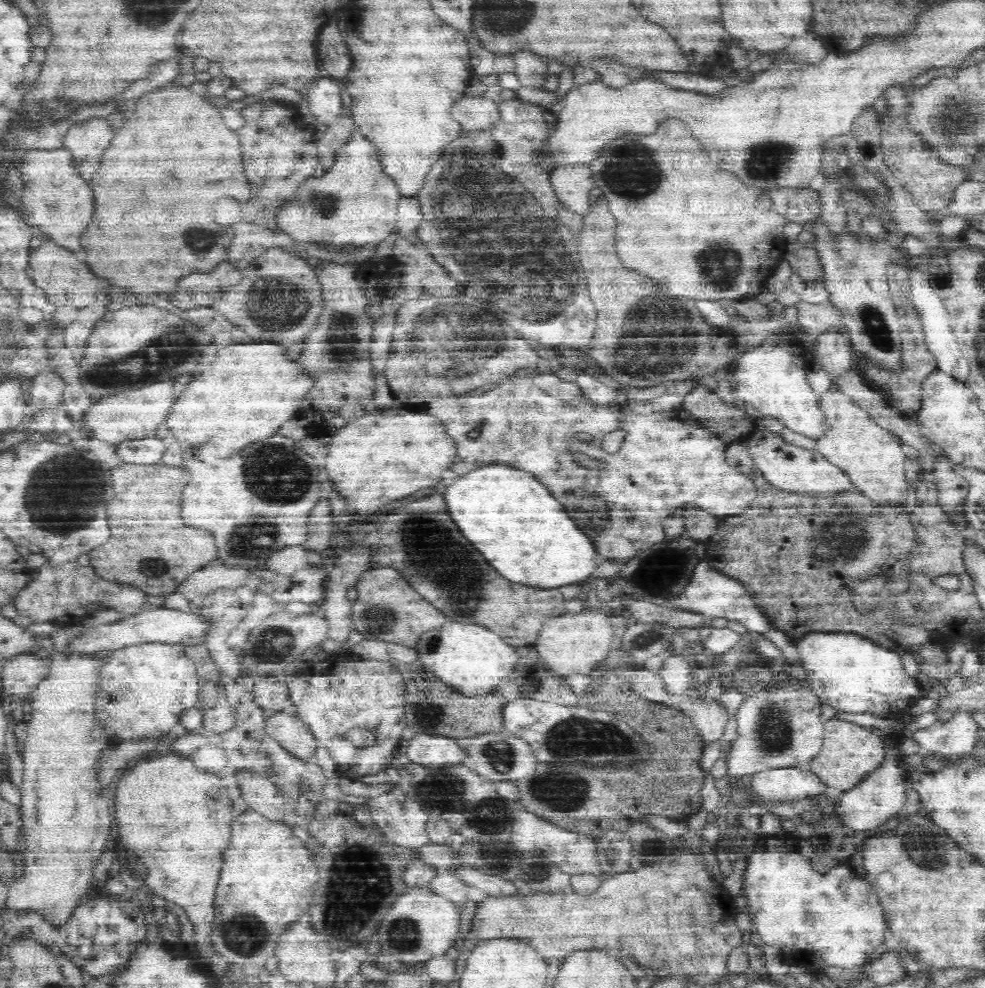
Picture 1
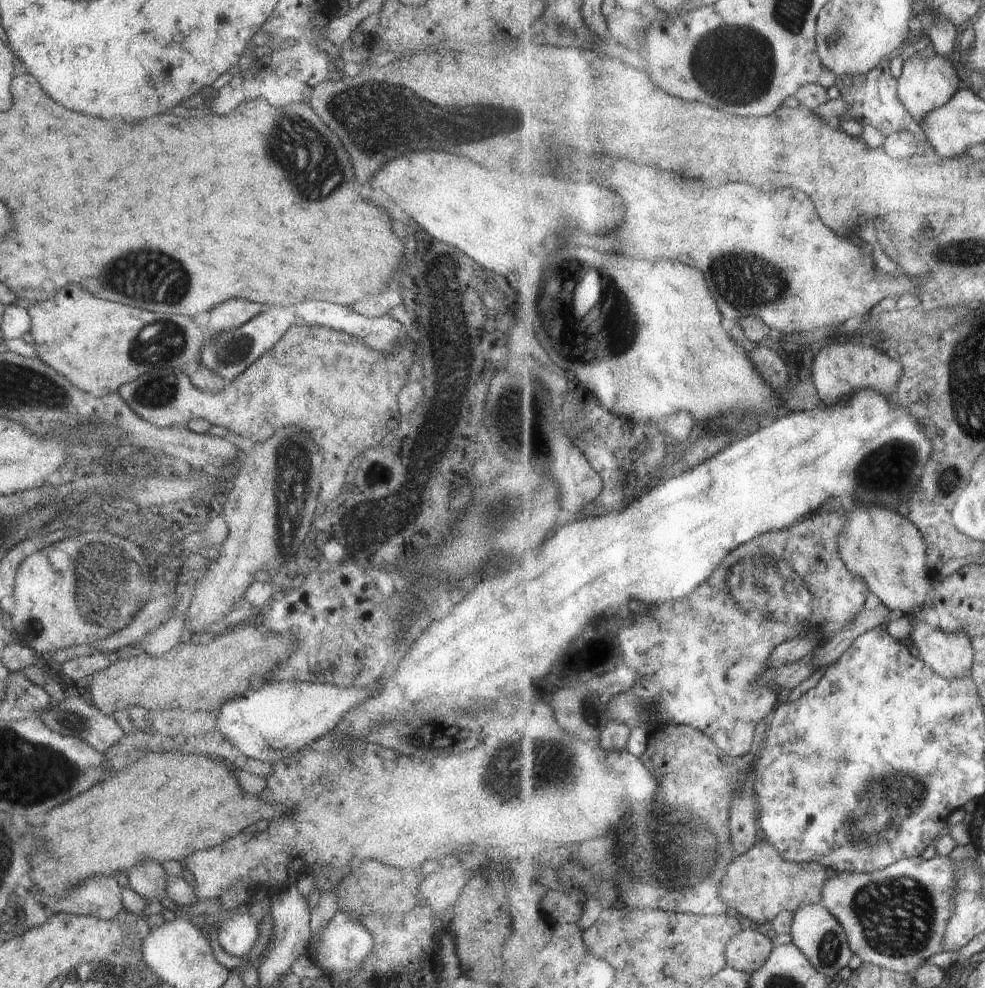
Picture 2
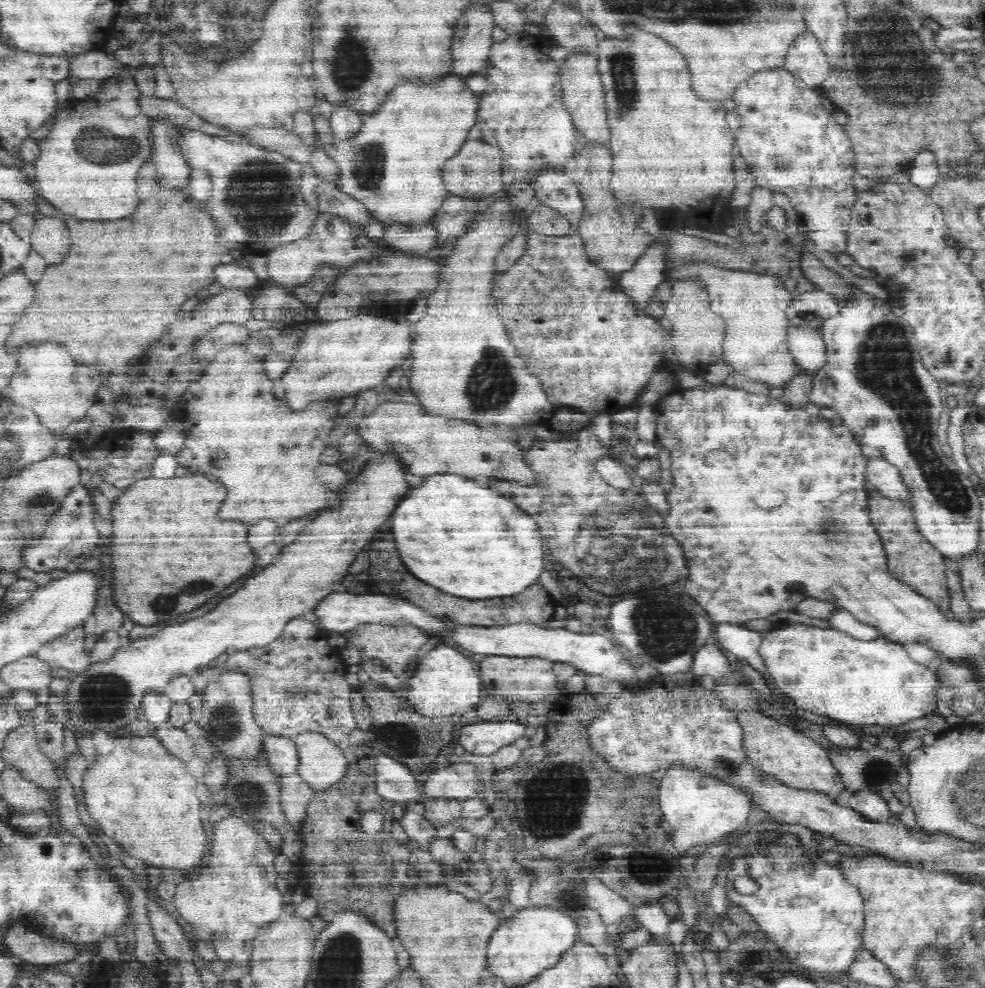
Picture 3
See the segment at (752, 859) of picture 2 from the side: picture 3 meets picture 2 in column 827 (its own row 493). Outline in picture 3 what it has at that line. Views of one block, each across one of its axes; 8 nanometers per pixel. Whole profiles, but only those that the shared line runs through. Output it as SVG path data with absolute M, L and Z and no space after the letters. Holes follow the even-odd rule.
M868 483L866 491L868 492L868 504L870 504L870 520L876 528L876 532L882 536L889 571L915 592L928 596L940 609L950 615L948 608L950 598L943 554L920 533L915 518L910 512L909 501L902 497L888 497Z

